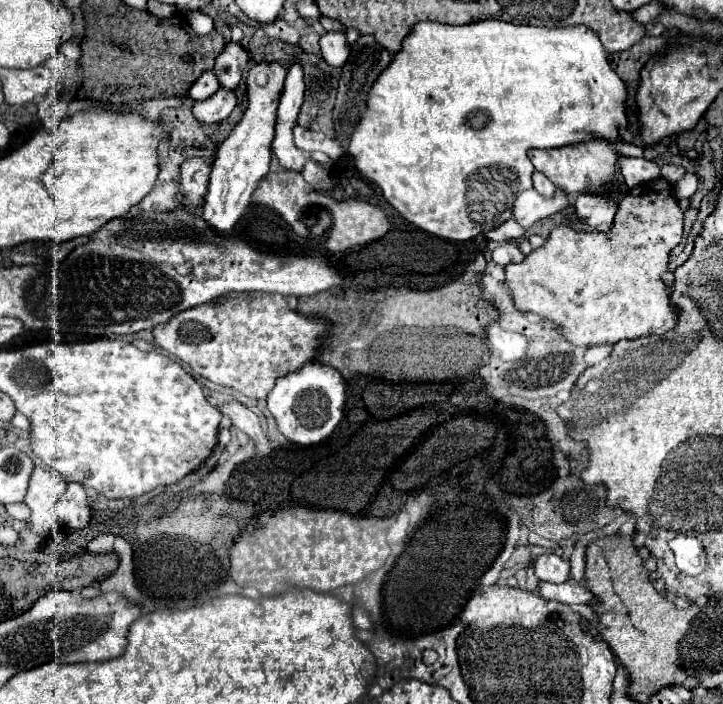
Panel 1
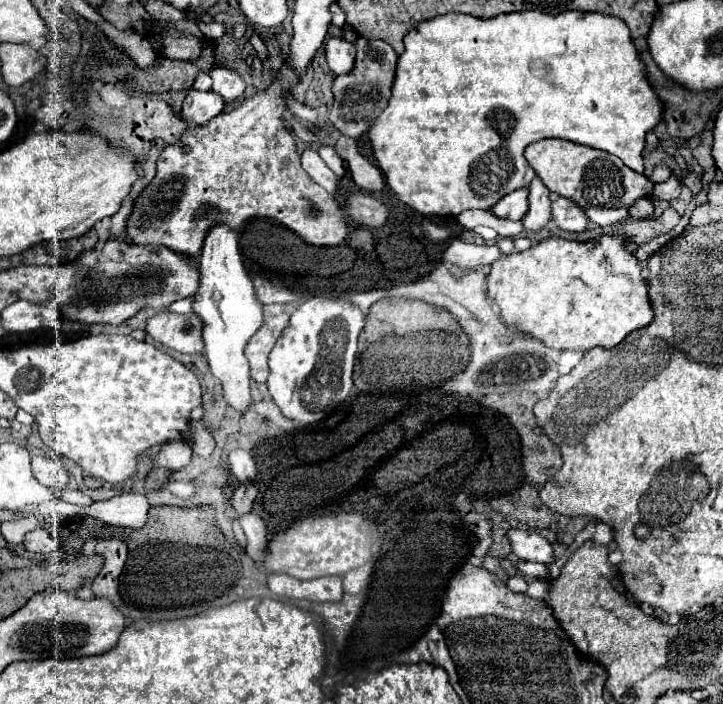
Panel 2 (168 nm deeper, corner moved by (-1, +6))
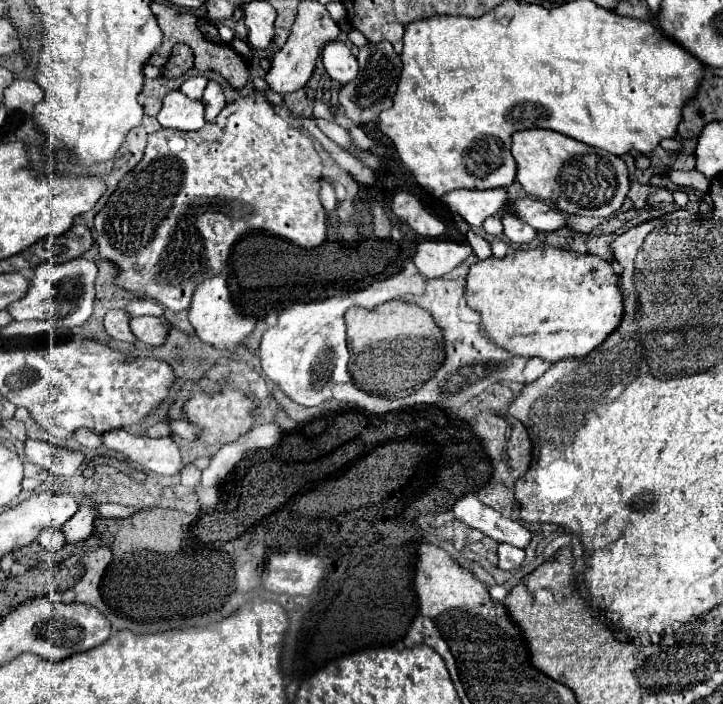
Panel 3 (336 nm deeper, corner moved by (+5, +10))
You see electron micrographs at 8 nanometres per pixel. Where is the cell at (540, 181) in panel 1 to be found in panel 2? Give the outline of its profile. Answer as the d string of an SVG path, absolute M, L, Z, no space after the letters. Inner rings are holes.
M533 178L529 186L529 210L525 214L523 230L527 232L539 232L547 226L549 222L549 212L551 212L551 200L549 200L549 190L543 186L539 178Z

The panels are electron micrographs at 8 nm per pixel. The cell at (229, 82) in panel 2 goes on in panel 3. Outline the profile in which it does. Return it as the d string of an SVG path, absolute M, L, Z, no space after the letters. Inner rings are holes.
M209 80L207 88L205 88L205 94L203 94L203 102L205 102L205 120L207 122L213 122L215 116L225 108L225 96L223 96L223 88L215 82L215 80Z

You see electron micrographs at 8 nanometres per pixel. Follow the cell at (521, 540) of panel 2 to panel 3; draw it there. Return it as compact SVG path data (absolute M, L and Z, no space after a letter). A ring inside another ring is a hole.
M475 494L459 498L457 504L453 506L453 514L457 520L465 522L475 530L485 532L493 540L517 546L521 550L525 550L533 540L533 534L523 524L509 520L501 512L485 506Z

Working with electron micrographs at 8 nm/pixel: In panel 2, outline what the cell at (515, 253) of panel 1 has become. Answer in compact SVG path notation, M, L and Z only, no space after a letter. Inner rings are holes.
M453 240L441 254L439 262L441 264L453 264L463 270L471 270L479 264L493 264L495 260L501 258L501 252L495 244L467 244L463 240Z

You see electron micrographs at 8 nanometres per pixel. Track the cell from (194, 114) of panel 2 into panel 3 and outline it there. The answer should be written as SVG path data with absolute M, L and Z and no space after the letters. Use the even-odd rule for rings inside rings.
M173 90L163 98L157 120L163 128L199 130L205 126L205 104L203 100L187 98L181 90Z

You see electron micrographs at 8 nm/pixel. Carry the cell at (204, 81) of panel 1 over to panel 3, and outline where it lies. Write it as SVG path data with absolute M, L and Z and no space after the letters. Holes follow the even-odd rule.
M191 76L191 78L187 78L187 80L181 84L181 90L183 90L183 94L189 96L189 98L201 98L205 86L207 86L207 78L203 78L203 76Z

